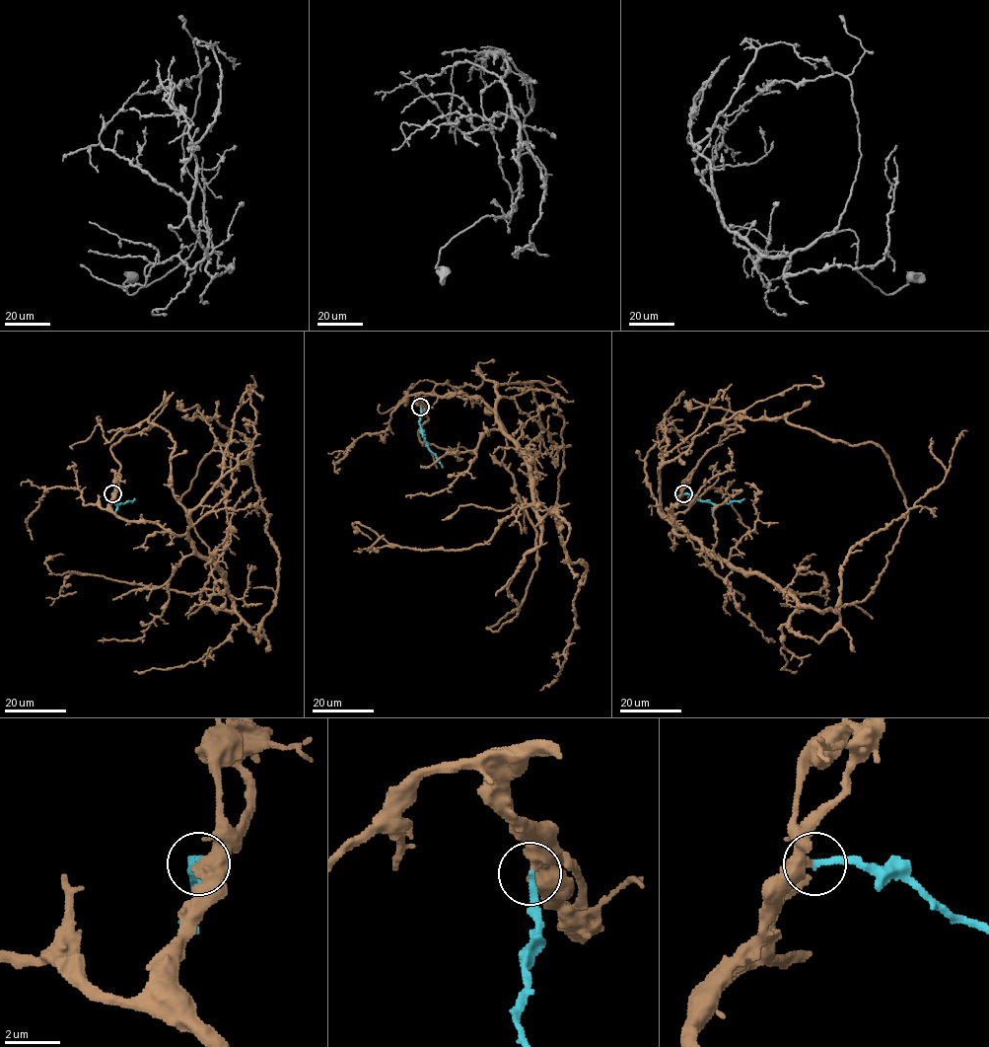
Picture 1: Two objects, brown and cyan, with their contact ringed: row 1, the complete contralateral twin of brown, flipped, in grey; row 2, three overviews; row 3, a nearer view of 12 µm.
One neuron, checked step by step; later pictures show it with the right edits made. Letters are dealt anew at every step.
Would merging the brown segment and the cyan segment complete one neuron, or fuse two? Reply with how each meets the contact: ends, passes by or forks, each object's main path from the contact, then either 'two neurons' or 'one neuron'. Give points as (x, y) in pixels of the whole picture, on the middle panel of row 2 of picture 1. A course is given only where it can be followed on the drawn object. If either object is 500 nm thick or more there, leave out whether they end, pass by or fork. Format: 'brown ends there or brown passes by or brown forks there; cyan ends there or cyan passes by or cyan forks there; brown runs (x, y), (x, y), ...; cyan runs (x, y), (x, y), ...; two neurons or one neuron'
brown passes by; cyan ends there; brown runs (420, 407), (480, 398), (528, 466), (541, 543), (492, 631), (536, 545), (484, 410); cyan runs (420, 407), (419, 423), (424, 441), (443, 468); one neuron

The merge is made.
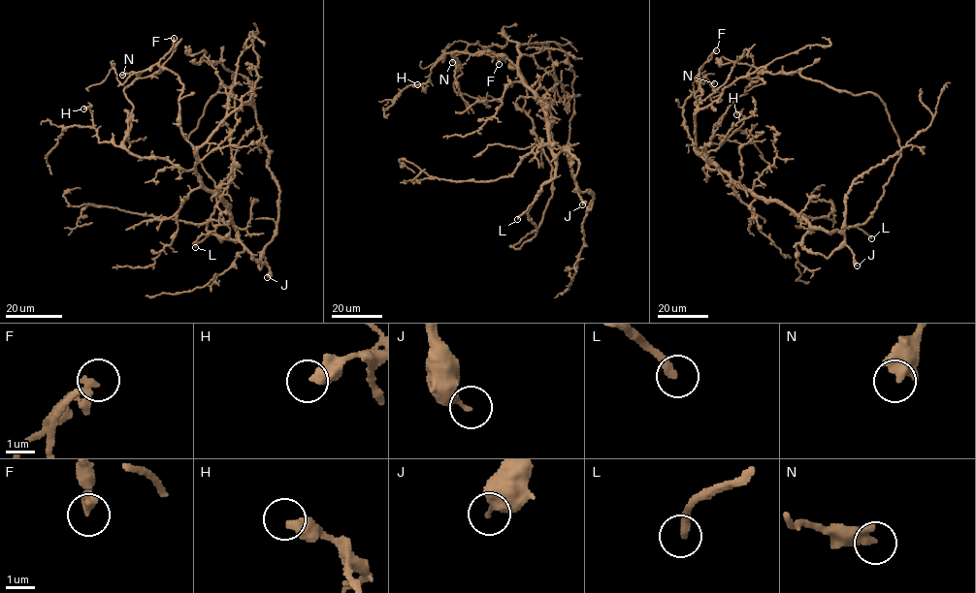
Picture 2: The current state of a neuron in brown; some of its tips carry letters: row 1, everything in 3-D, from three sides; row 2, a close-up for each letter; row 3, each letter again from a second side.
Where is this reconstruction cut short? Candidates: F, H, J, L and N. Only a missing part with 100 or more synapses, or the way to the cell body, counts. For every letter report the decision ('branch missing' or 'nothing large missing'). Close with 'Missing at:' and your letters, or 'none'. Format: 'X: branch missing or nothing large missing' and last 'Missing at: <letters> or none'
F: nothing large missing
H: nothing large missing
J: nothing large missing
L: branch missing
N: nothing large missing
Missing at: L

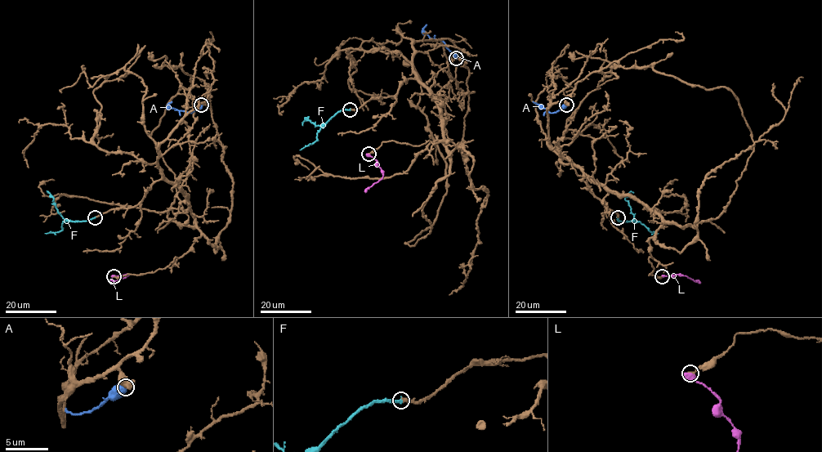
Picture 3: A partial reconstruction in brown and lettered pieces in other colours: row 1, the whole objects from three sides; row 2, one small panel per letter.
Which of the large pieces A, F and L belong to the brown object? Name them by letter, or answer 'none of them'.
F

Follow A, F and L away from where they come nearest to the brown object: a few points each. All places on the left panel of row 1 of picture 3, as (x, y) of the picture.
A: (201, 105), (191, 113), (171, 108), (167, 105), (171, 101)
F: (95, 217), (68, 221), (59, 212), (47, 193)
L: (113, 276), (127, 276), (110, 283)

